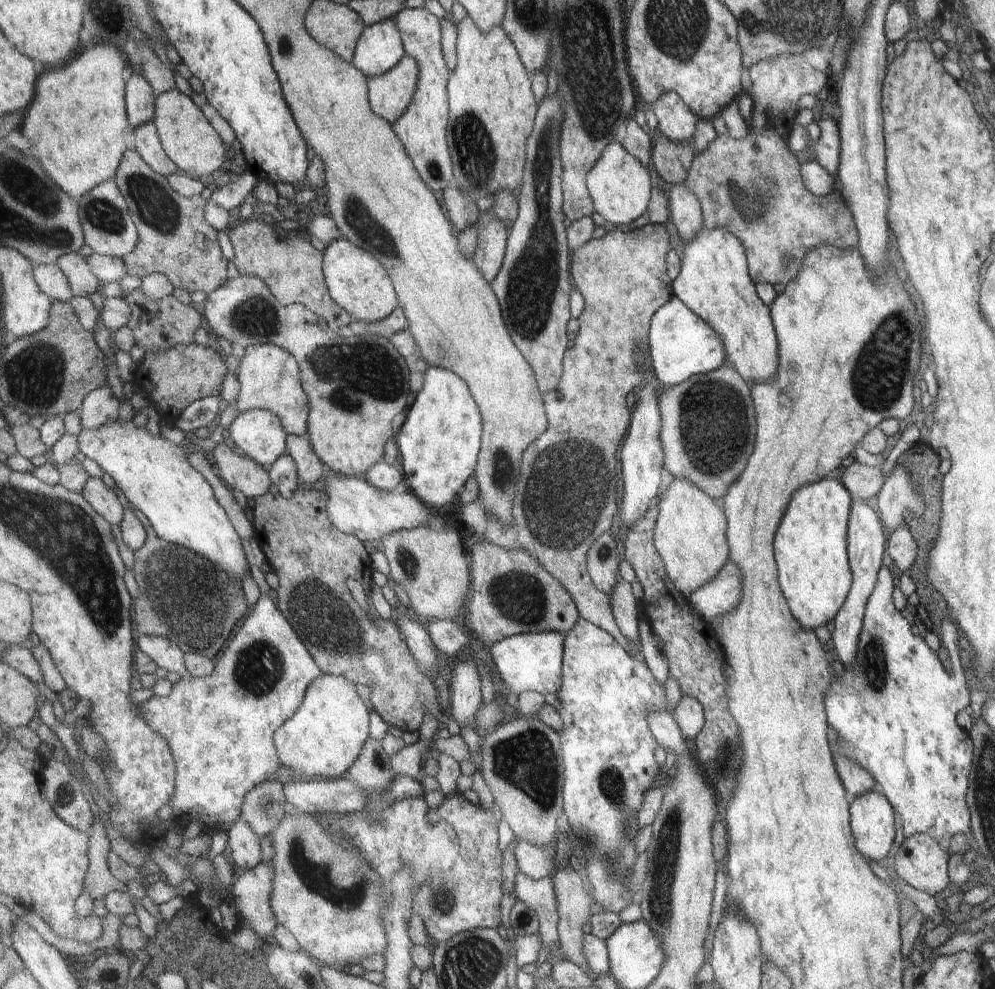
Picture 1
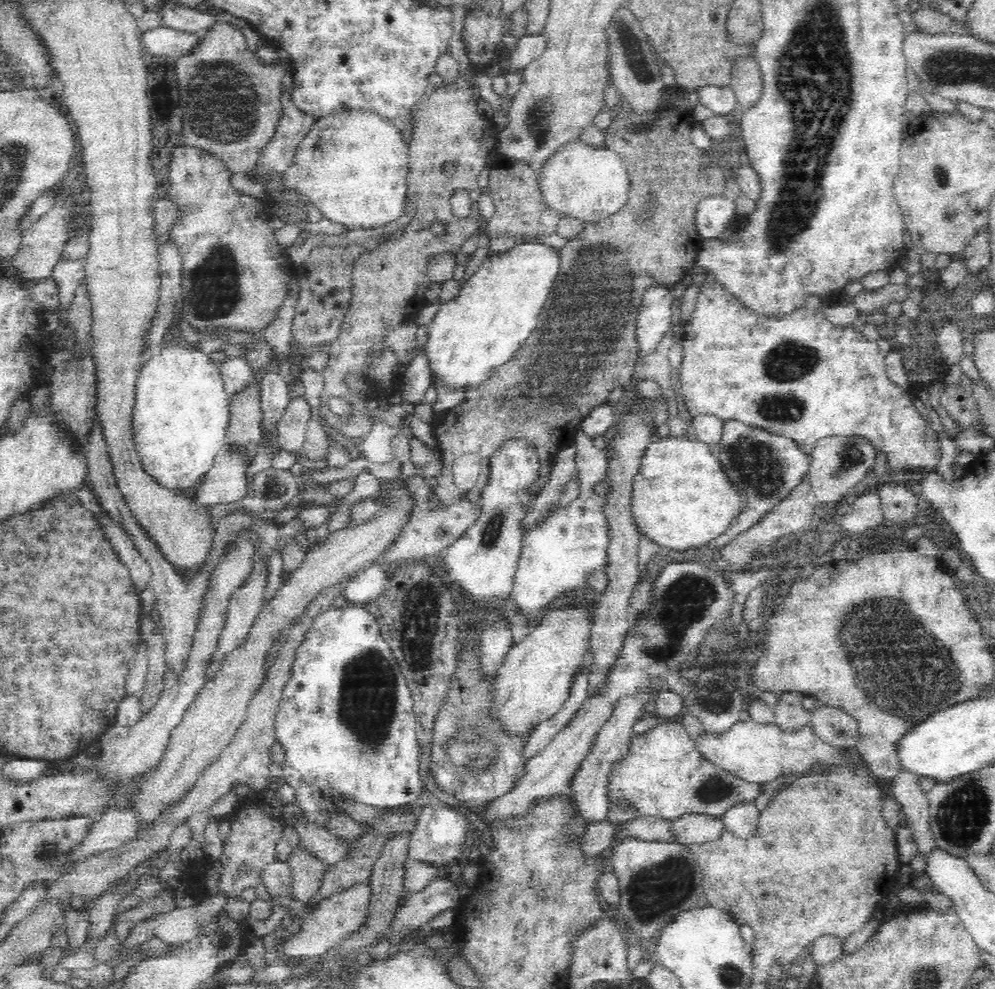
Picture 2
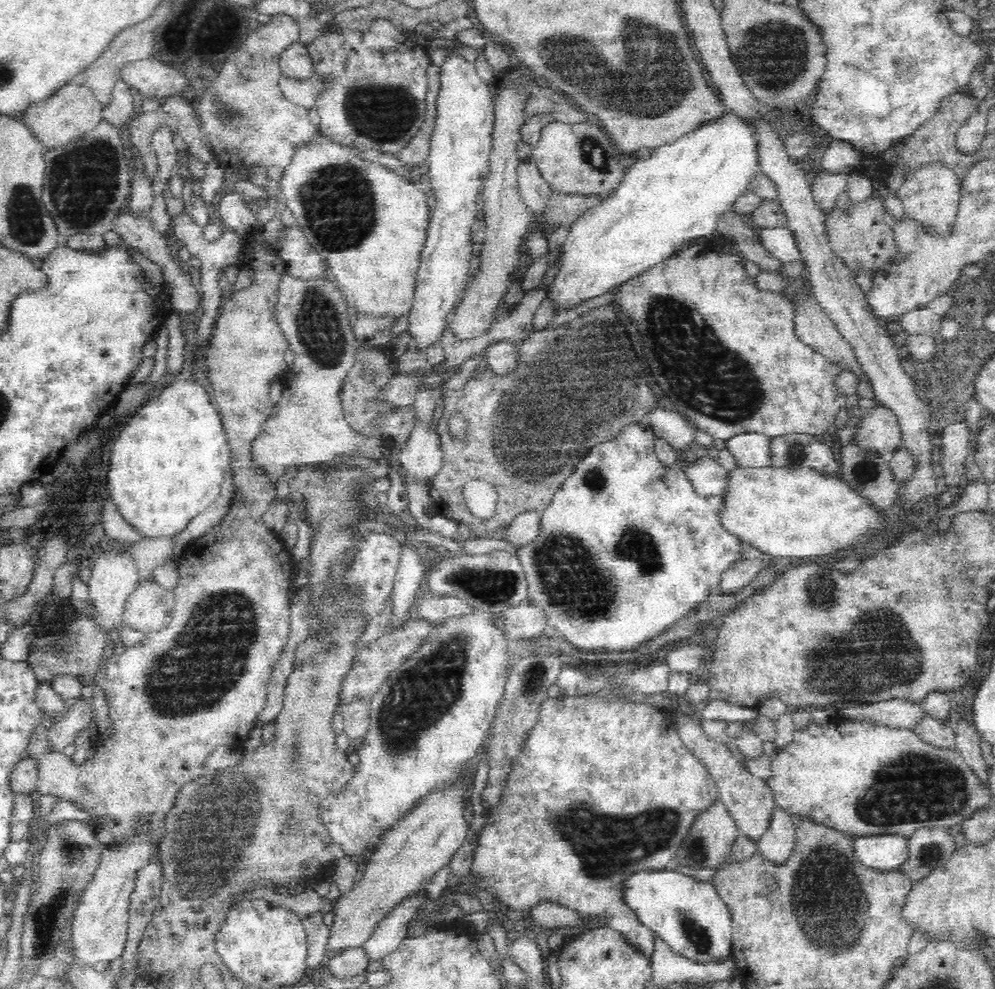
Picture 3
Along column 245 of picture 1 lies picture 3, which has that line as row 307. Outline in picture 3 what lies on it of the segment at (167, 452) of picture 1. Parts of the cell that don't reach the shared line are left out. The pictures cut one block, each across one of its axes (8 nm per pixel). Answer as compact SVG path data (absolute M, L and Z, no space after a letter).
M732 112L726 113L719 119L706 123L697 131L685 134L681 139L678 139L672 144L653 148L650 158L646 159L647 160L633 159L630 161L624 178L618 185L618 188L615 188L614 192L606 197L606 200L592 206L592 208L588 208L586 212L582 213L582 216L578 216L578 220L574 220L568 227L568 236L566 236L564 243L560 245L560 254L555 258L556 276L554 276L552 284L546 289L546 299L550 299L550 305L552 305L552 309L554 309L554 314L562 312L562 310L573 309L585 300L602 296L602 294L606 294L607 291L612 290L614 286L626 283L635 276L652 268L654 265L660 264L666 260L666 258L670 258L670 256L672 256L682 244L686 244L688 240L700 238L709 239L711 235L716 233L716 218L718 218L722 212L732 210L732 202L748 190L750 180L754 178L756 172L760 172L758 157L756 157L756 133L754 133L754 129L752 129L746 121L742 121L740 117L734 115Z

